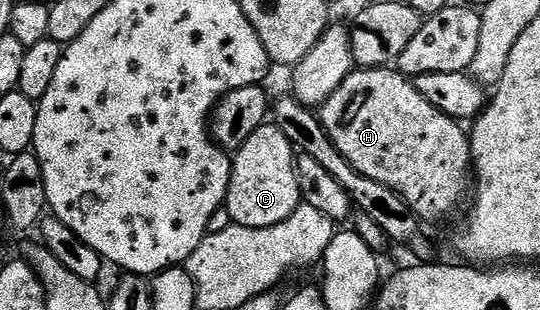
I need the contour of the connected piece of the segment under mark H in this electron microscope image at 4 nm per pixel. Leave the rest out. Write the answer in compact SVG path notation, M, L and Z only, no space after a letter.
M396 68L354 69L353 73L347 76L347 80L343 80L343 84L339 84L339 88L335 88L335 92L320 106L319 119L322 128L329 133L329 138L335 144L335 148L339 148L339 152L348 160L351 168L363 172L363 176L371 176L371 180L379 180L379 184L383 184L387 188L391 188L391 192L403 196L403 200L407 200L407 204L417 214L418 218L426 223L437 222L440 218L455 213L460 208L461 201L465 197L467 197L466 199L470 197L471 179L474 177L475 171L473 169L473 153L469 147L470 135L467 133L466 127L464 130L461 127L464 125L458 119L447 116L439 108L435 108L435 104L431 104L431 100L427 100L427 96L423 96L423 92L419 92L416 85L400 70Z

